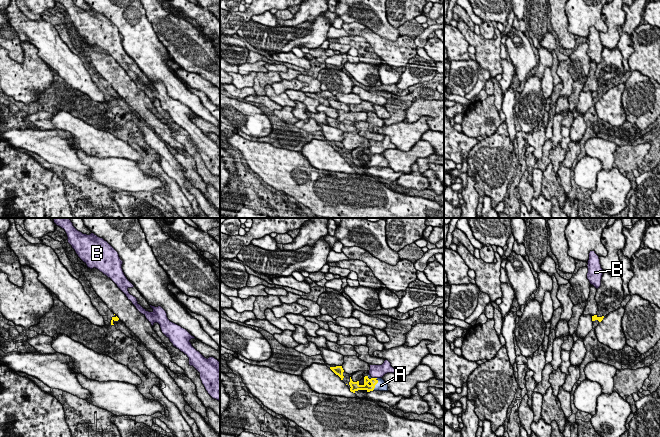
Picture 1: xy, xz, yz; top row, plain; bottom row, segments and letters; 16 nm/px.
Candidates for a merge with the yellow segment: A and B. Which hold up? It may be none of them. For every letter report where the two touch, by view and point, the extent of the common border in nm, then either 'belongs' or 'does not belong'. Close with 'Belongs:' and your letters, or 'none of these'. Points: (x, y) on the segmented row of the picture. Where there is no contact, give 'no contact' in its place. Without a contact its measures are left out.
A: xz (376, 383) | 220 nm | belongs
B: xz (374, 378) | 80 nm | does not belong
Belongs: A

